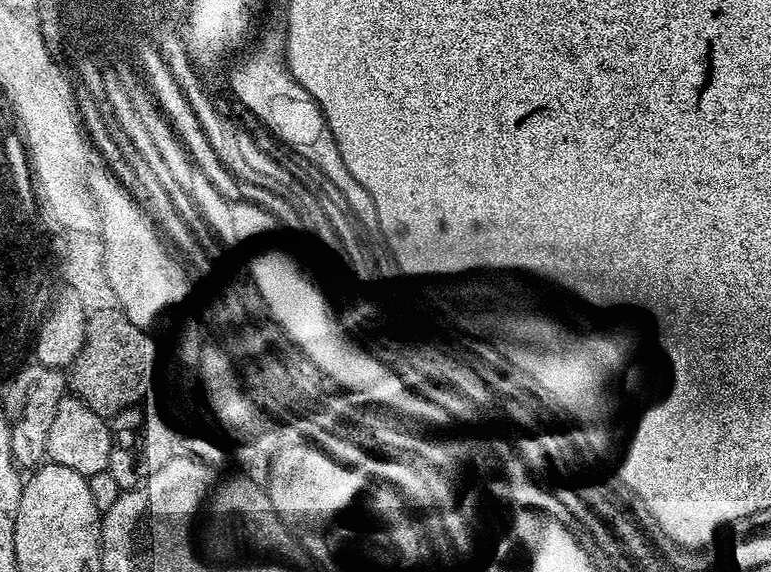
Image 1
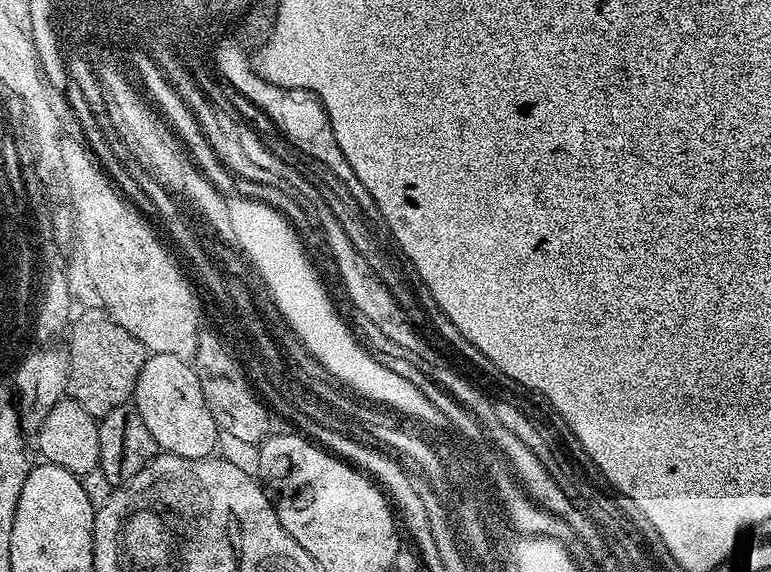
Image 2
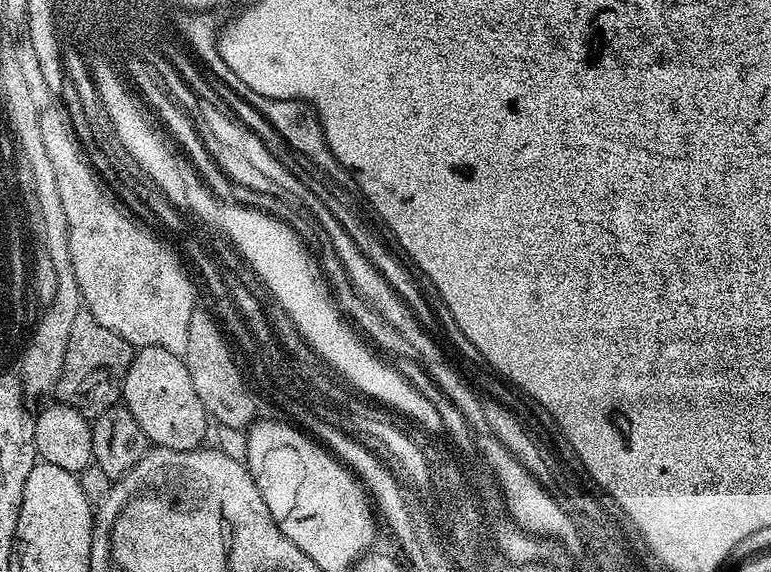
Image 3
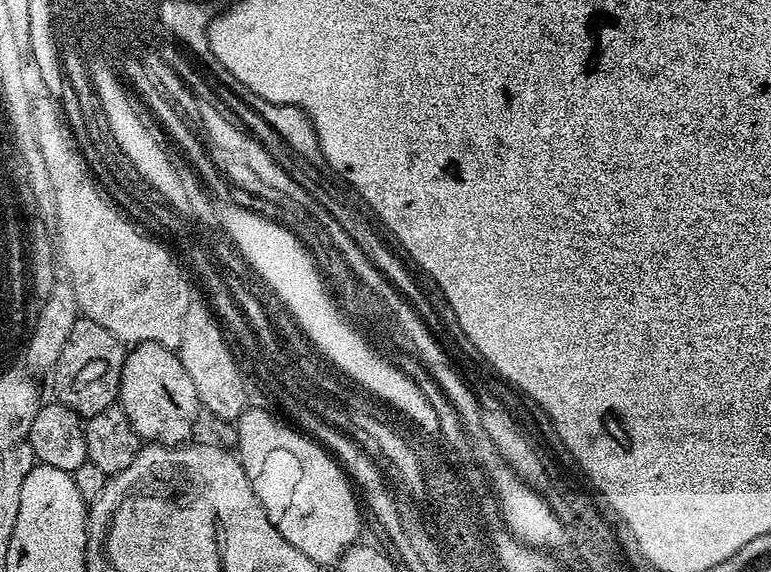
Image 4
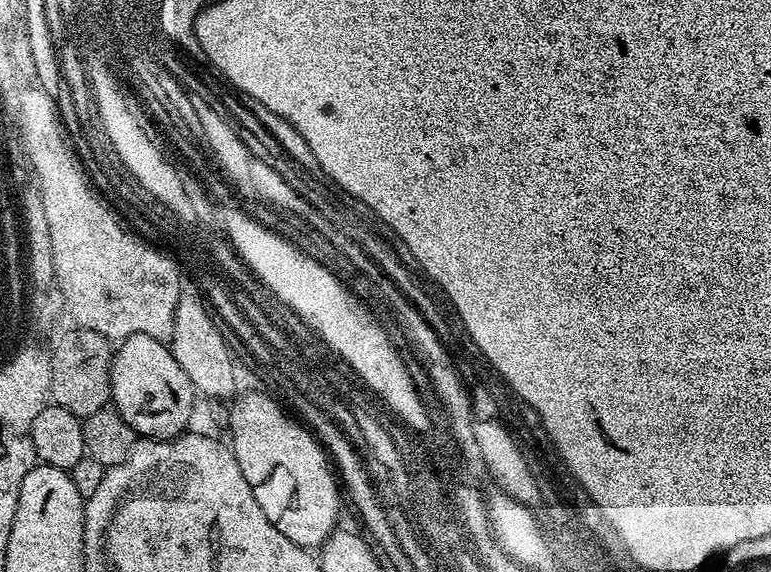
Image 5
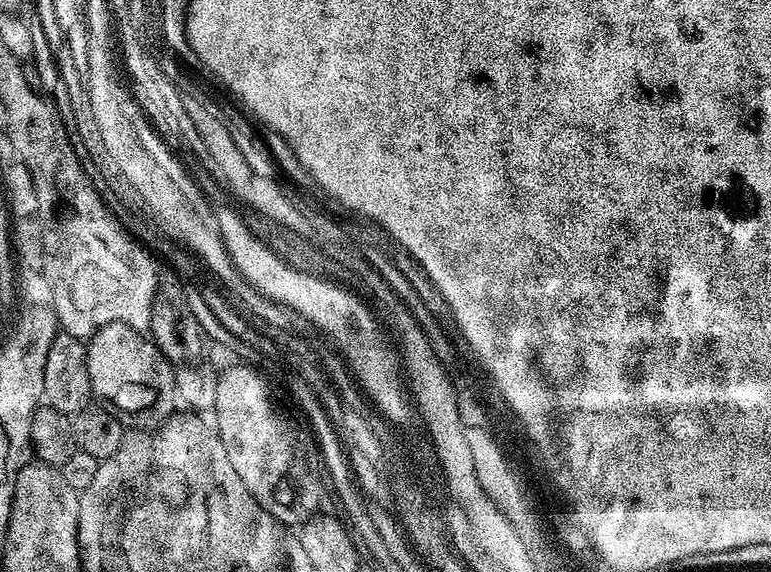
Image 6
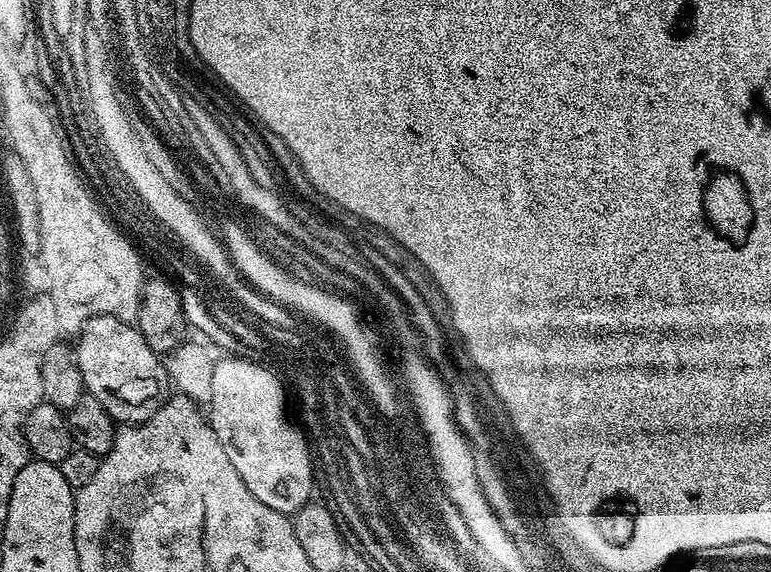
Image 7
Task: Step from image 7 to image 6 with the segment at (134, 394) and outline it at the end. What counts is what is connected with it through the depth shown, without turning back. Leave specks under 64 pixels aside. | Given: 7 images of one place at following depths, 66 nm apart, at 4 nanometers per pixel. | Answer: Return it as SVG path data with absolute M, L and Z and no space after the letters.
M125 324L97 328L87 341L92 391L101 396L132 430L155 430L177 411L176 372L159 347L152 347Z

